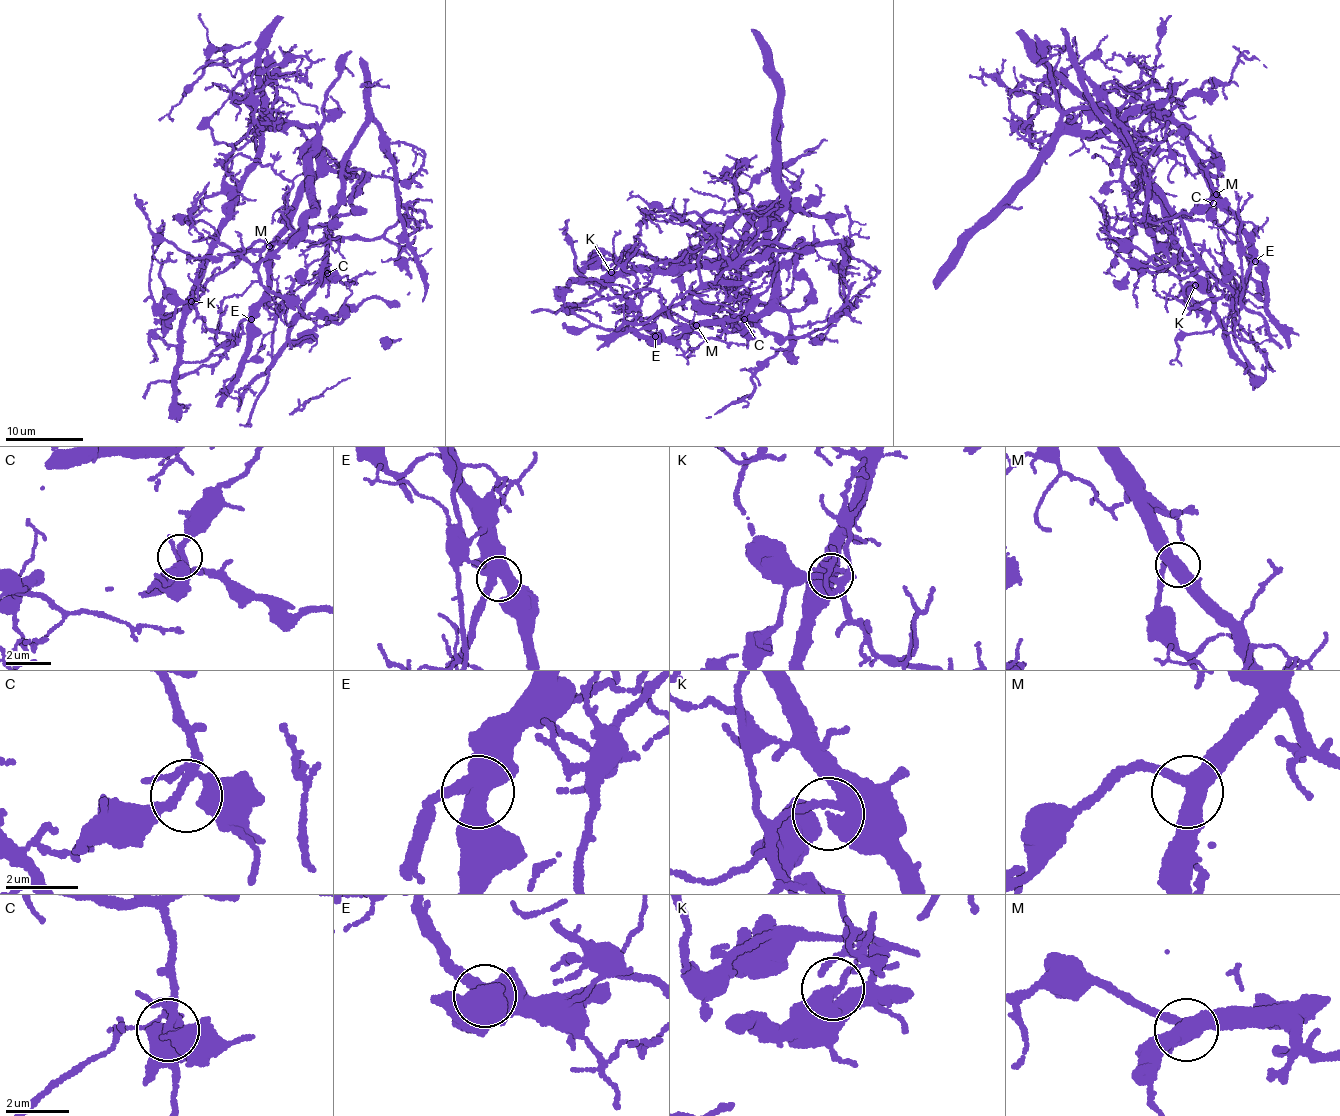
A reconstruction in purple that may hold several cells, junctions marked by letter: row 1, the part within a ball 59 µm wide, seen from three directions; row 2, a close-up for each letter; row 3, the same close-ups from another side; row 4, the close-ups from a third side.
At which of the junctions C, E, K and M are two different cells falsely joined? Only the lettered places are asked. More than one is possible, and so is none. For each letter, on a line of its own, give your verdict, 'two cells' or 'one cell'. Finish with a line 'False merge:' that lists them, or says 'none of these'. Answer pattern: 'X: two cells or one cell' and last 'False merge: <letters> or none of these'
C: one cell
E: one cell
K: two cells
M: one cell
False merge: K

